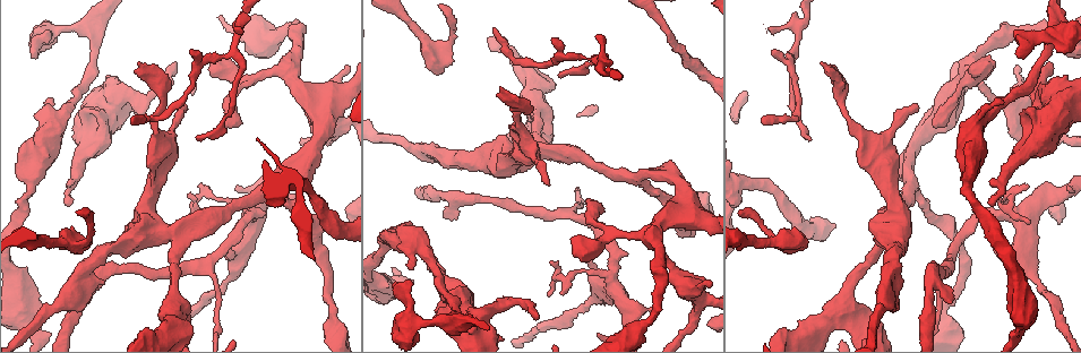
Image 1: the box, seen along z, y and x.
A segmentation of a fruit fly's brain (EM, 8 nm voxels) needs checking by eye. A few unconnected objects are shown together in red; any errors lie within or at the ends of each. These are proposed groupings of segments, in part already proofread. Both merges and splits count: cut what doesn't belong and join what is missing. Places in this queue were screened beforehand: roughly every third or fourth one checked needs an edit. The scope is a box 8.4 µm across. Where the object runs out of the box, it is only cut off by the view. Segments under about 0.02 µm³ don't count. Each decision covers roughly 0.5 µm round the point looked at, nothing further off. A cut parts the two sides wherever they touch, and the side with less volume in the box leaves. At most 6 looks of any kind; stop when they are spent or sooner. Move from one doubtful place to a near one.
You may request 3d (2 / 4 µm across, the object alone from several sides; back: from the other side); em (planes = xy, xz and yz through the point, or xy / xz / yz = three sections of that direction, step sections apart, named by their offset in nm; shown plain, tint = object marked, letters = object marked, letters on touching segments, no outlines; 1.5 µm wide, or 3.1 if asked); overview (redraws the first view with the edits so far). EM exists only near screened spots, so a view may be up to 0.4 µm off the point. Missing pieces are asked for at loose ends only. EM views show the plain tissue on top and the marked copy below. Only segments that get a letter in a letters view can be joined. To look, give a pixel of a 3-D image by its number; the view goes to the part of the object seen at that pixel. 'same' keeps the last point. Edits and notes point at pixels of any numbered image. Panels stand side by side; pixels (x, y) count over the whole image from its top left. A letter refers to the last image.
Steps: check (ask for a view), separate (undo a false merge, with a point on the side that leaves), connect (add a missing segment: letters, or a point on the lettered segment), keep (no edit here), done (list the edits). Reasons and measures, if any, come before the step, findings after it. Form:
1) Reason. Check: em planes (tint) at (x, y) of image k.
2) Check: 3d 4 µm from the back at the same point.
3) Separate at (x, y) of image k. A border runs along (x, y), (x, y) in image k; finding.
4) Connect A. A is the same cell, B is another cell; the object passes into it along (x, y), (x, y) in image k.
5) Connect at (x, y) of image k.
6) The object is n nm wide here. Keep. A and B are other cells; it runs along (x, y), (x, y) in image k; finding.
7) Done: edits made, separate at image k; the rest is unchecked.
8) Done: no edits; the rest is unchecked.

Sharp bend. Check: em xz step 4 (tint) at (695, 316) of image 1.

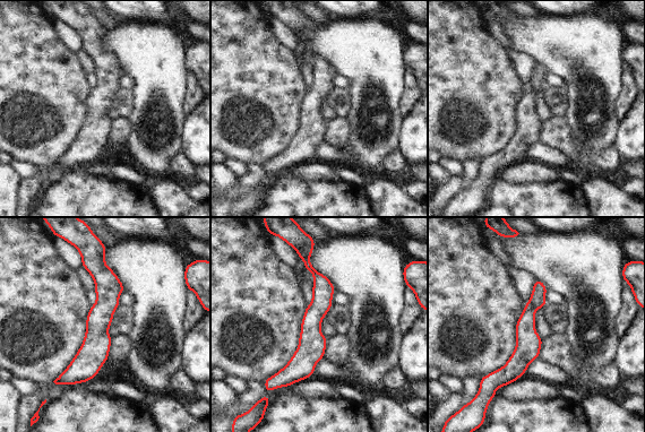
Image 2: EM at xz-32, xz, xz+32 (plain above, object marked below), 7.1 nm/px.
Another direction. Check: em planes (letters) at the same point.

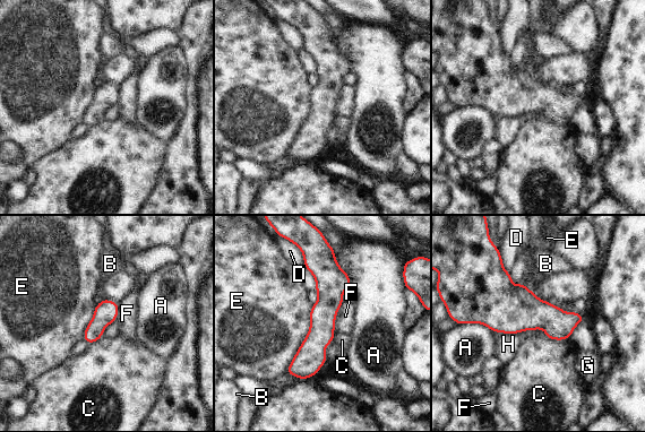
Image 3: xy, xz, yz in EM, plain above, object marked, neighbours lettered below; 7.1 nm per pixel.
The object is 170 nm wide here. Keep. A, B, C, D, E, F, G and H are other cells; it runs along (318, 256), (325, 310), (302, 377) in image 3; continuous, no second neuron.

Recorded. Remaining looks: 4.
Branch stops here. Check: em planes (letters) at (537, 313) of image 1.

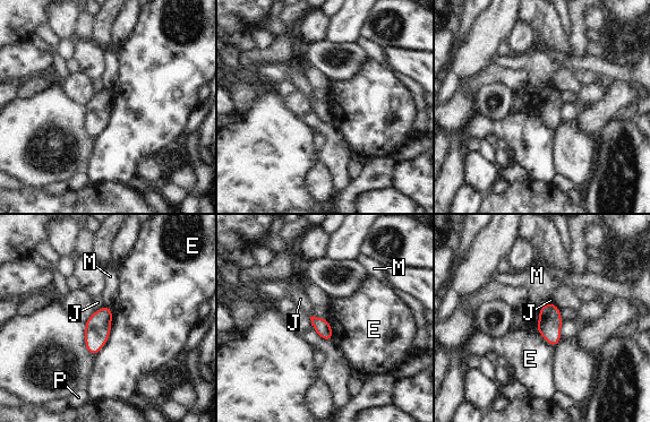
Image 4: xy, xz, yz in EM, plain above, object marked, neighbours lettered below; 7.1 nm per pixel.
The longest contact is with E, 360 nm. Keep. E, J, M and P are other cells; none of them fits.

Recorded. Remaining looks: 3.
Abrupt turn. Check: 3d 2 µm at (412, 324) of image 1.

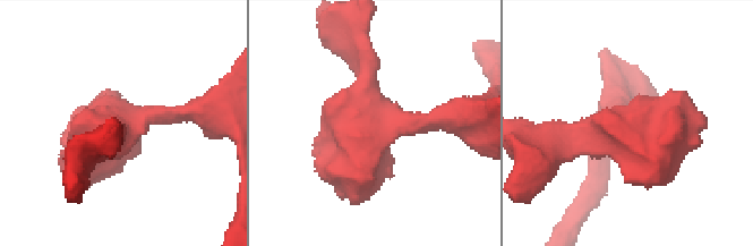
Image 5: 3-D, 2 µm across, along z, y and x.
Check: em xy step 4 (tint) at (623, 119) of image 5.

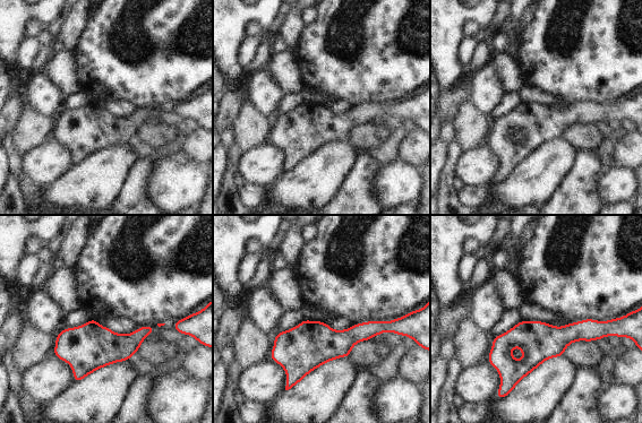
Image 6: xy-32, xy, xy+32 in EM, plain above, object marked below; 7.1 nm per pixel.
Cut it another way. Check: em planes (letters) at the same point.

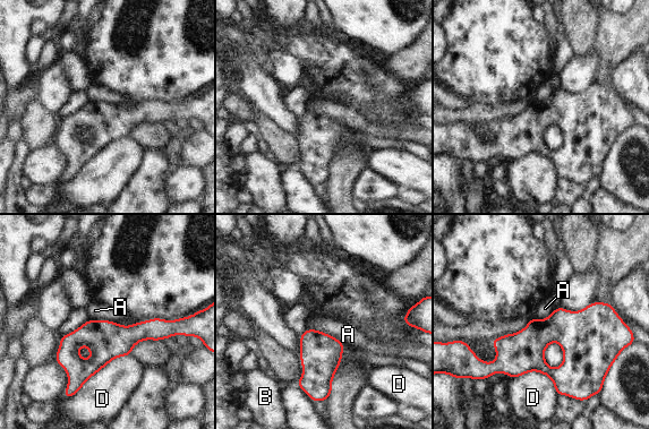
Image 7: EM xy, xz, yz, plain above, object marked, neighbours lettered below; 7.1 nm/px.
The object is 70 nm wide here. Keep. A, B and D are other cells; it runs along (608, 326), (552, 328), (509, 361), (481, 363) in image 7; one neuron here.

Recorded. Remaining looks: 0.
Done: no edits; the rest is unchecked.

